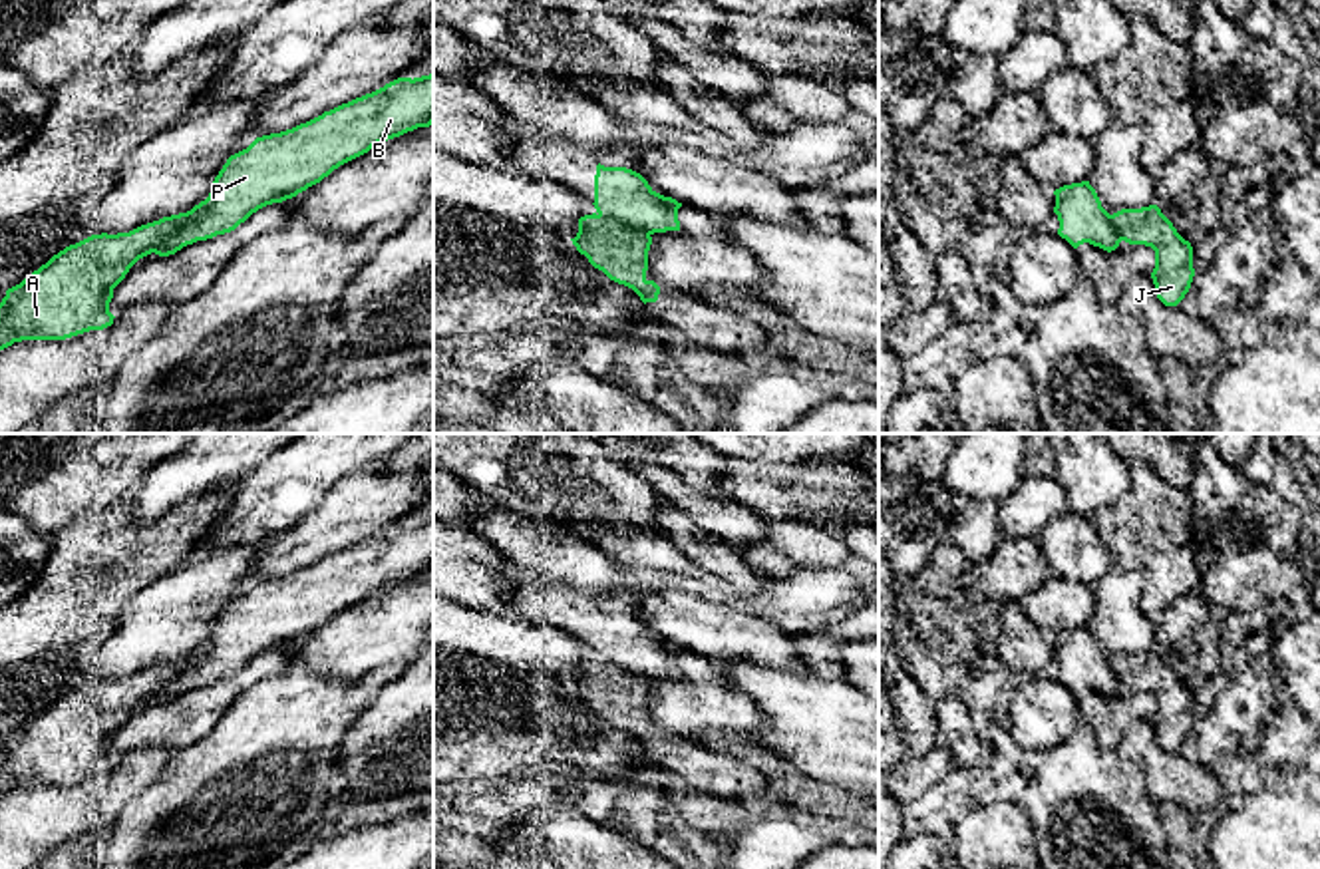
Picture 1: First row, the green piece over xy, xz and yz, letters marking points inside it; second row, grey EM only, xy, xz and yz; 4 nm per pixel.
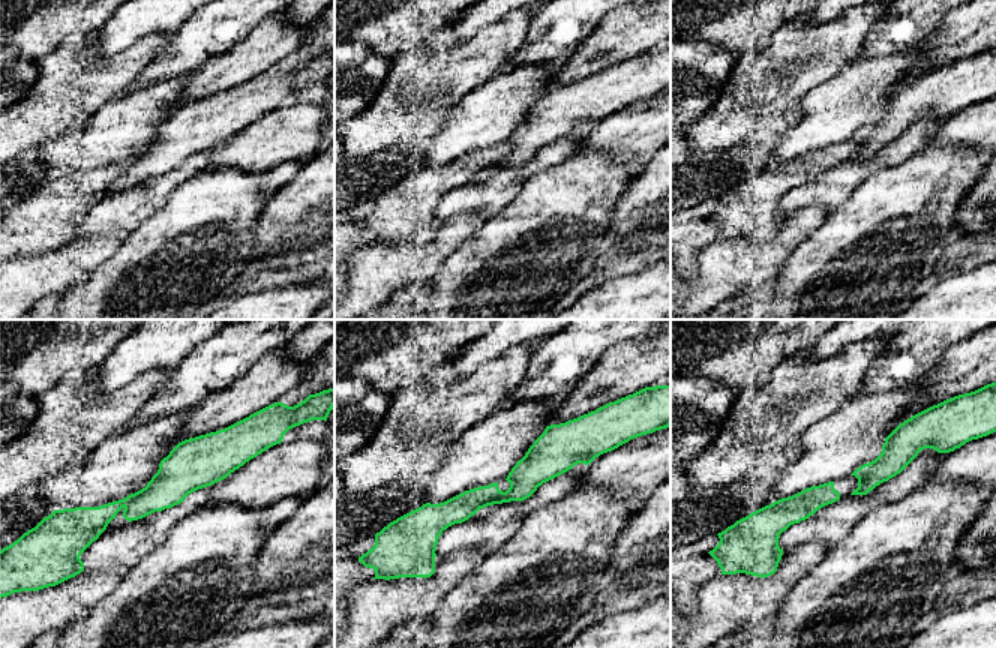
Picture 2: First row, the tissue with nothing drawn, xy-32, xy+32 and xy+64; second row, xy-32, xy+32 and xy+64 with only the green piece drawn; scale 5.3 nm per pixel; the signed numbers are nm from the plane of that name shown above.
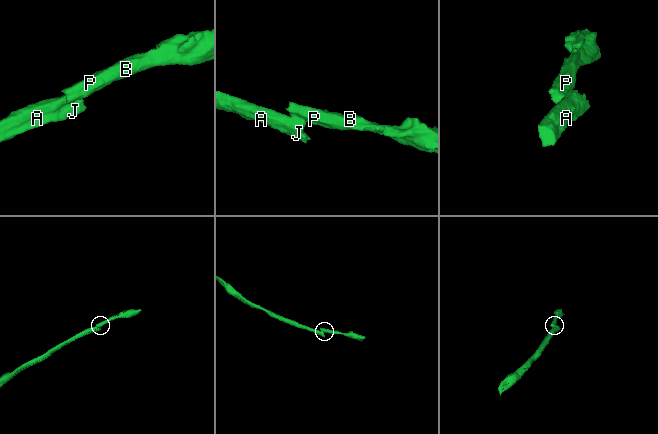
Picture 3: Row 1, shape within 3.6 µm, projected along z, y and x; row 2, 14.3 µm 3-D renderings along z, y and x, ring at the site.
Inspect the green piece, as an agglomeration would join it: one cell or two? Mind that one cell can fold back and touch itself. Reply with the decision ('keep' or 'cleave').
cleave

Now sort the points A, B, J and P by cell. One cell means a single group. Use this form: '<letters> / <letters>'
A J / B P

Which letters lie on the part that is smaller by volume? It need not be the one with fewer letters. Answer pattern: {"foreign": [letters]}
{"foreign": ["B", "P"]}

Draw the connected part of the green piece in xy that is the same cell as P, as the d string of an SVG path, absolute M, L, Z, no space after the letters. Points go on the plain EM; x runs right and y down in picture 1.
M433 519L413 525L398 523L292 575L256 583L247 595L227 605L209 642L187 656L183 672L155 700L169 702L197 686L231 678L258 654L296 642L374 591L431 569Z

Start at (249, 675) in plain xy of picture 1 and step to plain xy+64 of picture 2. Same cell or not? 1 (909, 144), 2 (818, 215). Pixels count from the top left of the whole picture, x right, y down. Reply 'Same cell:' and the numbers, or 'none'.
Same cell: 1

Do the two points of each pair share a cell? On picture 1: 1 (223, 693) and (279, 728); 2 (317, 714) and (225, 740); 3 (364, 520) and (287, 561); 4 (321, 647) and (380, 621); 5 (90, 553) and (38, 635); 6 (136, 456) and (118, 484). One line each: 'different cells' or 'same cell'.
1: different cells
2: same cell
3: same cell
4: same cell
5: same cell
6: same cell

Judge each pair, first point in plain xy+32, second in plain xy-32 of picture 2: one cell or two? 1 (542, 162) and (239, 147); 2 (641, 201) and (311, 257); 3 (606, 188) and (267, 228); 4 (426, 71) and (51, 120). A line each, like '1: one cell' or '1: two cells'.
1: two cells
2: one cell
3: two cells
4: one cell

